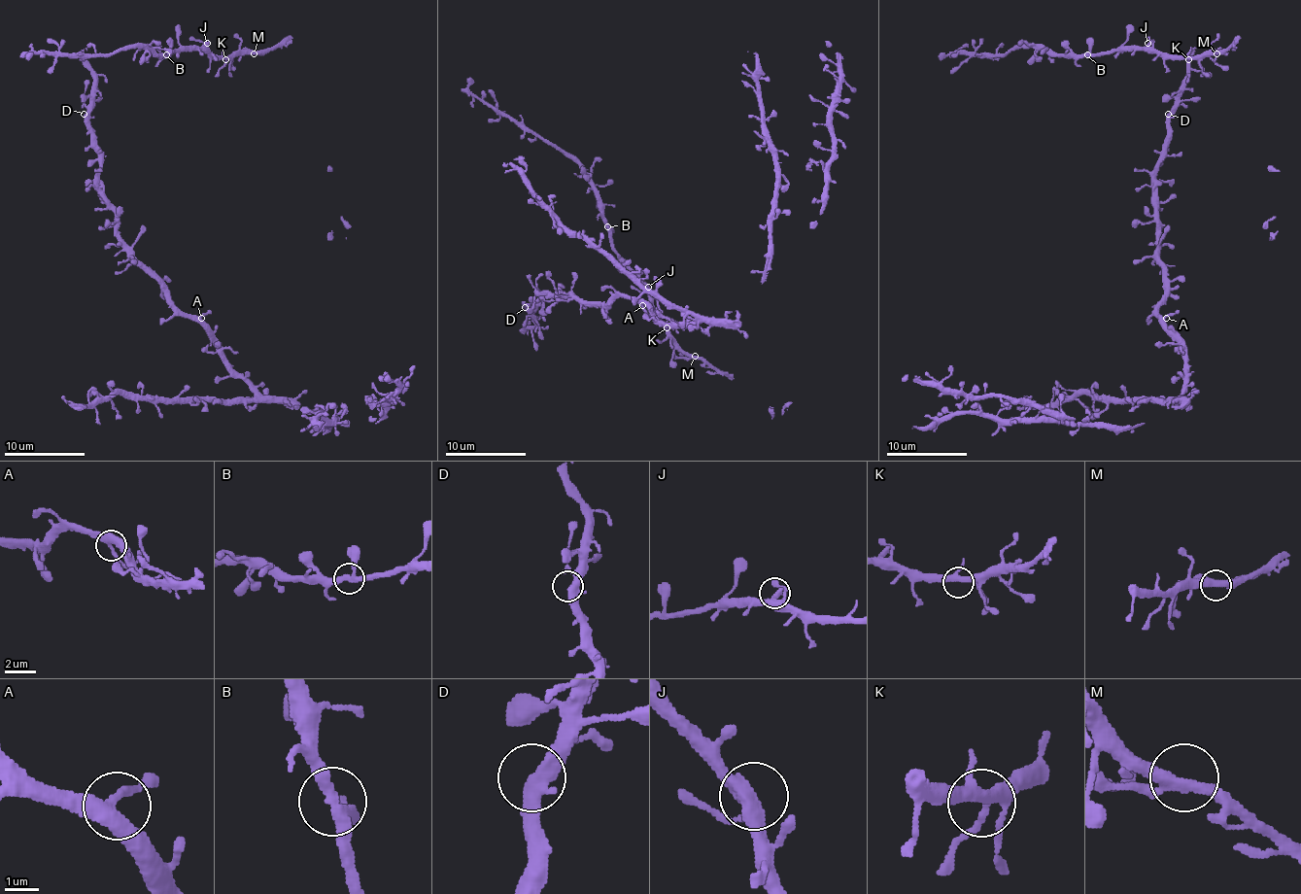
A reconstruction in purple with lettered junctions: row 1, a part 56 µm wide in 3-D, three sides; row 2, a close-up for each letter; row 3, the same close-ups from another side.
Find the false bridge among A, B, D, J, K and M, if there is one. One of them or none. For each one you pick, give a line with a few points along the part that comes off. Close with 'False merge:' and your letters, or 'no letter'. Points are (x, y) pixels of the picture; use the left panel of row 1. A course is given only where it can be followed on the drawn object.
False merge: no letter

